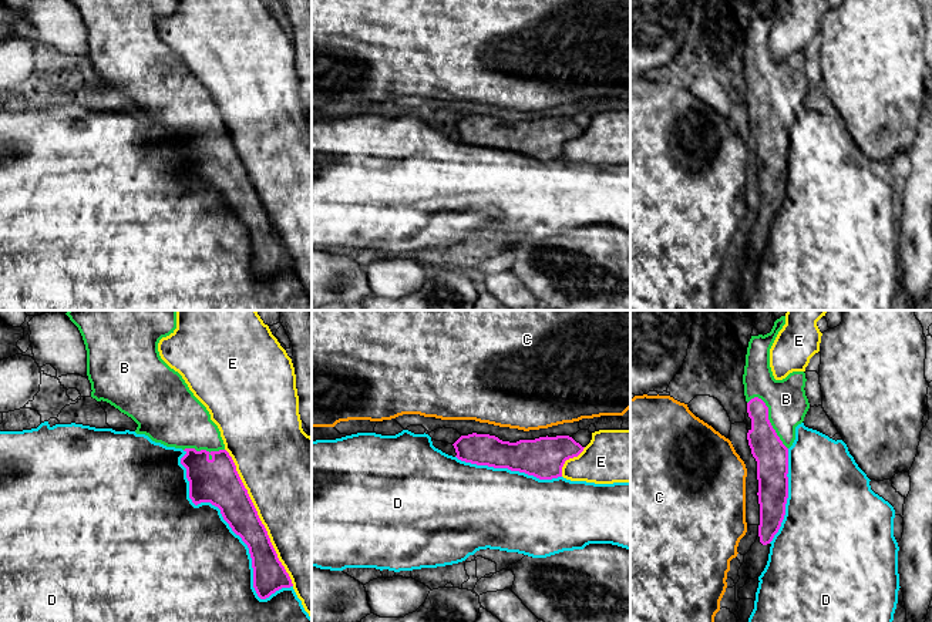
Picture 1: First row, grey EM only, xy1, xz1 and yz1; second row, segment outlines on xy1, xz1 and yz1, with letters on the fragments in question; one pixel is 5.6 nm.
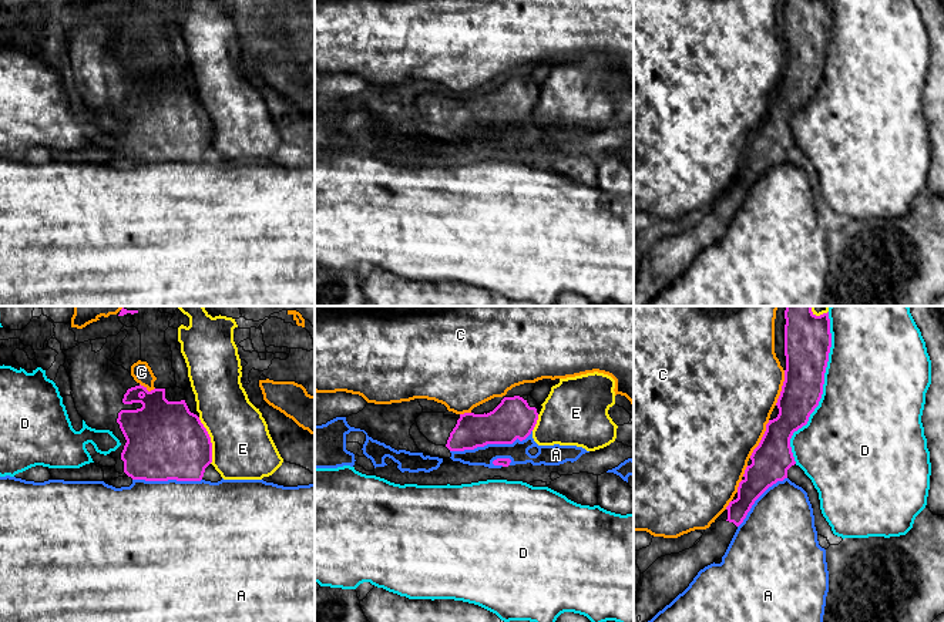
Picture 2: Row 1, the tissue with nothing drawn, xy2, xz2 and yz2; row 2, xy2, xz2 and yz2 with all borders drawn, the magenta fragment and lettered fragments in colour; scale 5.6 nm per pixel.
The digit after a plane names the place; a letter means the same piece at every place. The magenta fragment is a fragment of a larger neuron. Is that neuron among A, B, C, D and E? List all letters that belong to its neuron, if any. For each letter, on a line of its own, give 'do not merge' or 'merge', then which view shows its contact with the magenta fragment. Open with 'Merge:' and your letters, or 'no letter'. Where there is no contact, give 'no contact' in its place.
Merge: B
A: do not merge; meets magenta in xz2
B: merge; meets magenta in yz1
C: do not merge; meets magenta in yz2
D: do not merge; meets magenta in xy1
E: do not merge; meets magenta in xy1

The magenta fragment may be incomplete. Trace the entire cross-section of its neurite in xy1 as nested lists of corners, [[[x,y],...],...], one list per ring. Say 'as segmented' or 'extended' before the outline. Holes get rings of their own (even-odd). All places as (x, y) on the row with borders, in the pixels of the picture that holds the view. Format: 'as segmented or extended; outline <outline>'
extended; outline [[[68,310],[65,315],[78,327],[85,344],[91,397],[107,401],[131,417],[138,424],[137,434],[186,453],[181,464],[186,468],[189,498],[195,505],[211,502],[218,507],[232,531],[248,545],[258,596],[266,599],[282,588],[293,586],[236,465],[225,450],[218,426],[182,376],[159,356],[159,340],[176,329],[176,310]]]

